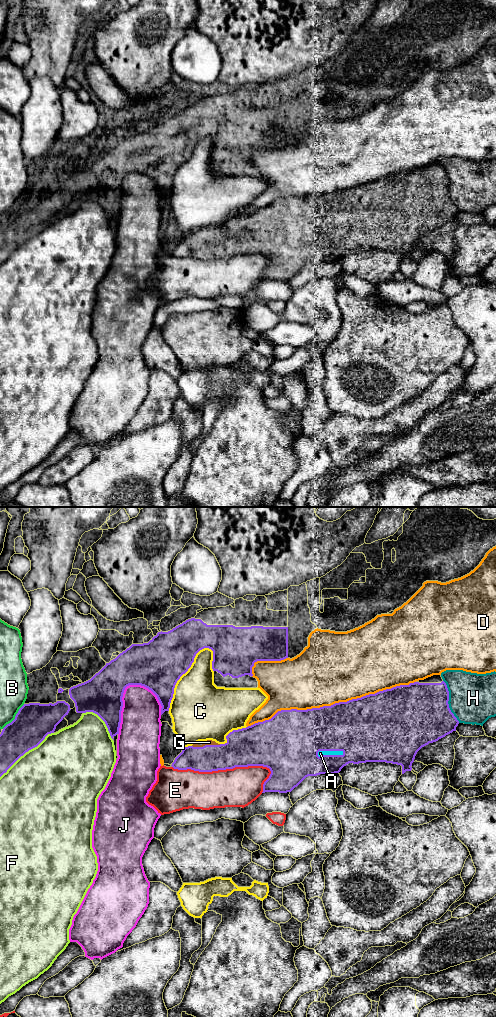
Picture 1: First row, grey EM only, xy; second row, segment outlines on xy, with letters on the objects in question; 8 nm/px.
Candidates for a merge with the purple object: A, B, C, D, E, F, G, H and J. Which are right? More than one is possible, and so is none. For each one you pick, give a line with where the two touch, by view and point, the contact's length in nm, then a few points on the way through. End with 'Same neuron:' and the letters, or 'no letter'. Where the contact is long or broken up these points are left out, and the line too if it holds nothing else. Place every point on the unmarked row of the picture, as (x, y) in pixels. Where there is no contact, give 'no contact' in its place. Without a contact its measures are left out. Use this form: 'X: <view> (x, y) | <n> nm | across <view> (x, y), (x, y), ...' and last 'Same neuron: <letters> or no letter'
A: xy (329, 238) | 220 nm
G: xy (206, 233) | 240 nm | across xy (236, 240), (213, 240), (206, 233), (209, 230)
Same neuron: A, G

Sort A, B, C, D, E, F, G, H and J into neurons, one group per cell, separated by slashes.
A G / B / C / D / E / F / H / J

